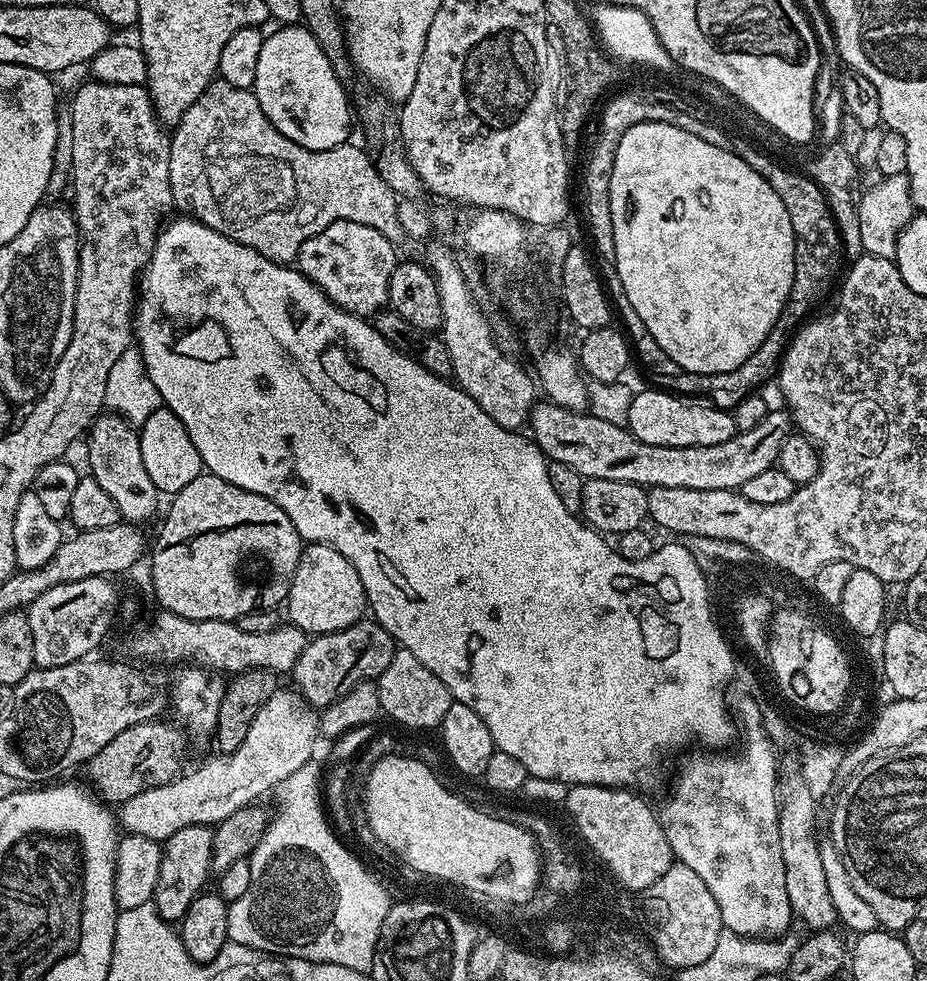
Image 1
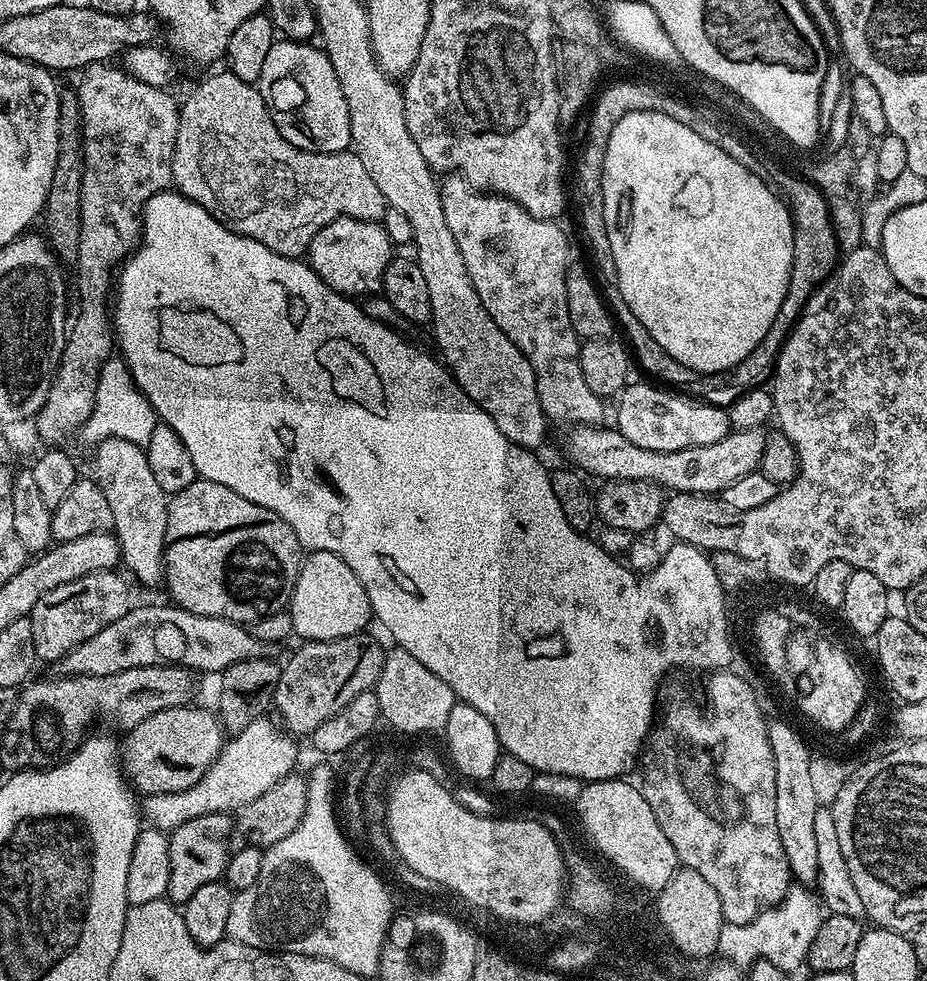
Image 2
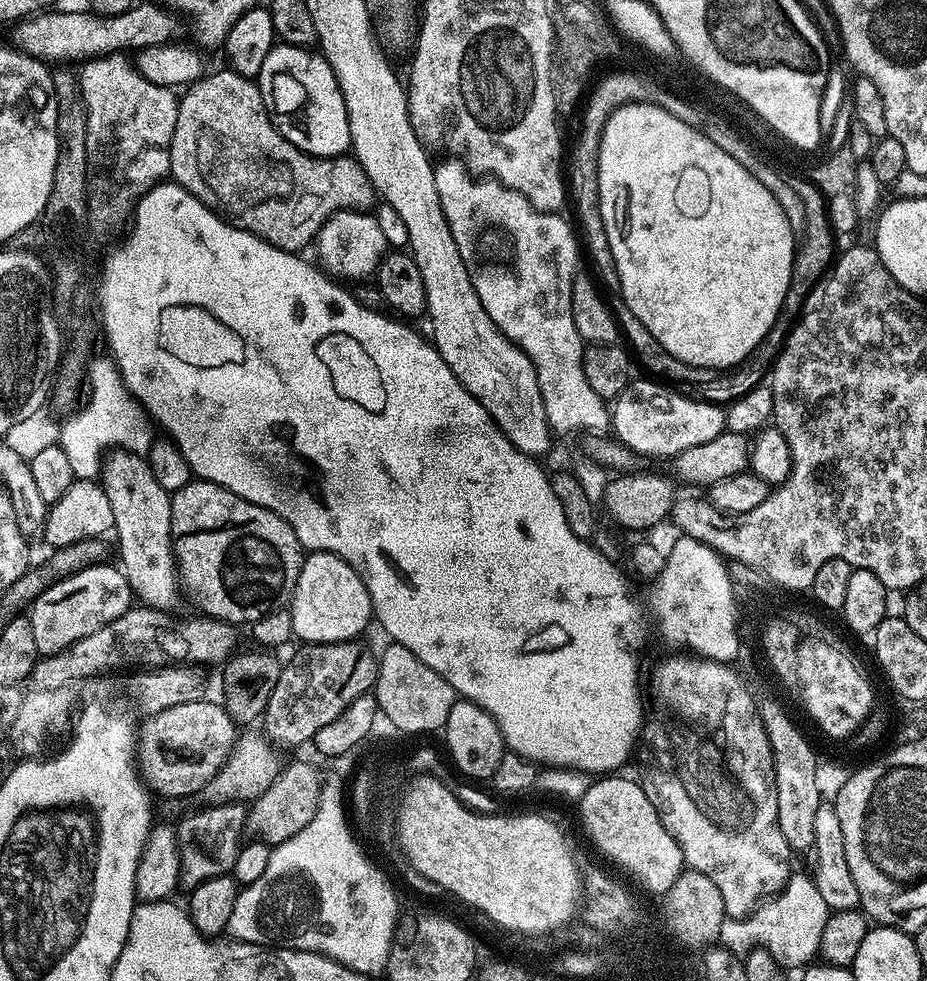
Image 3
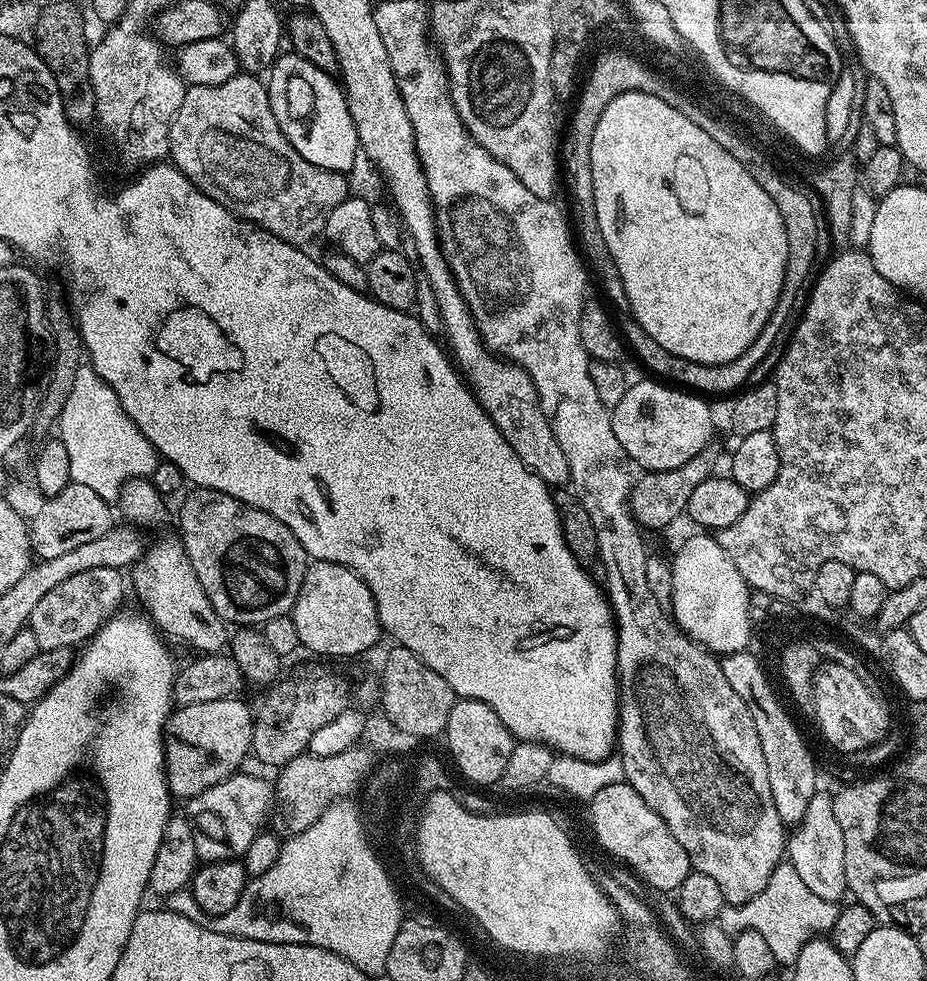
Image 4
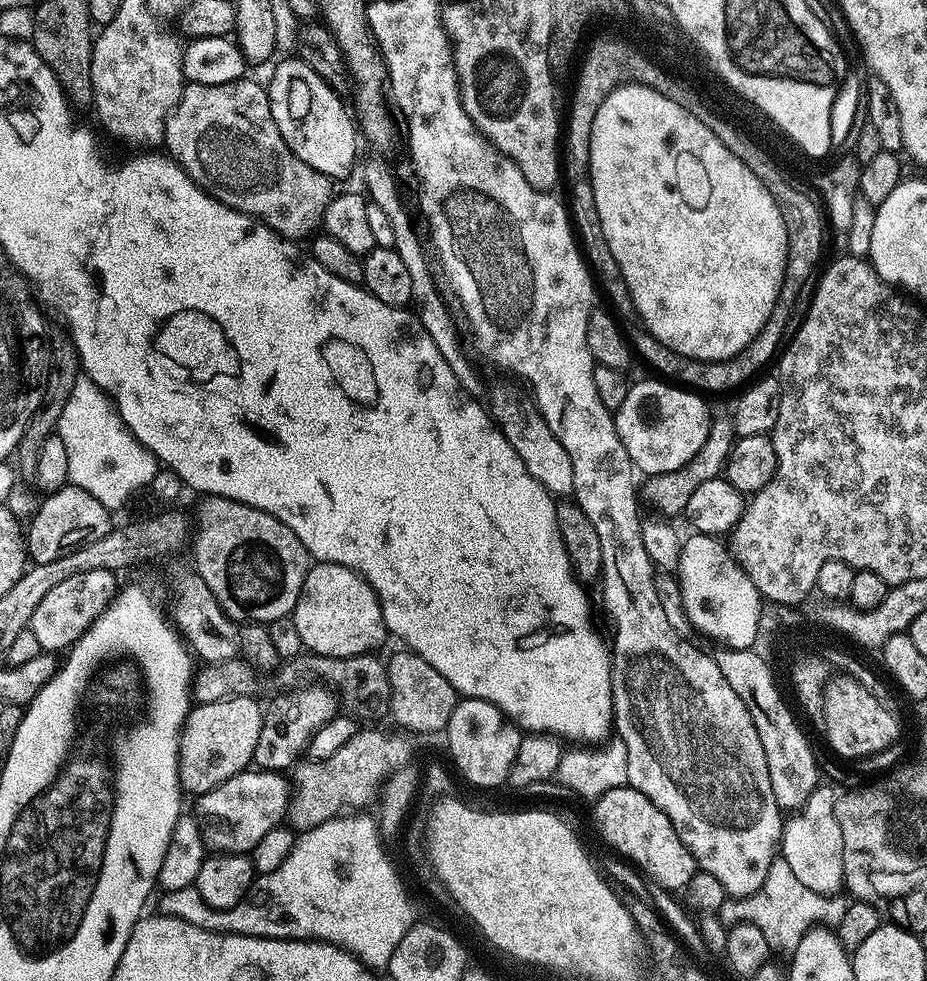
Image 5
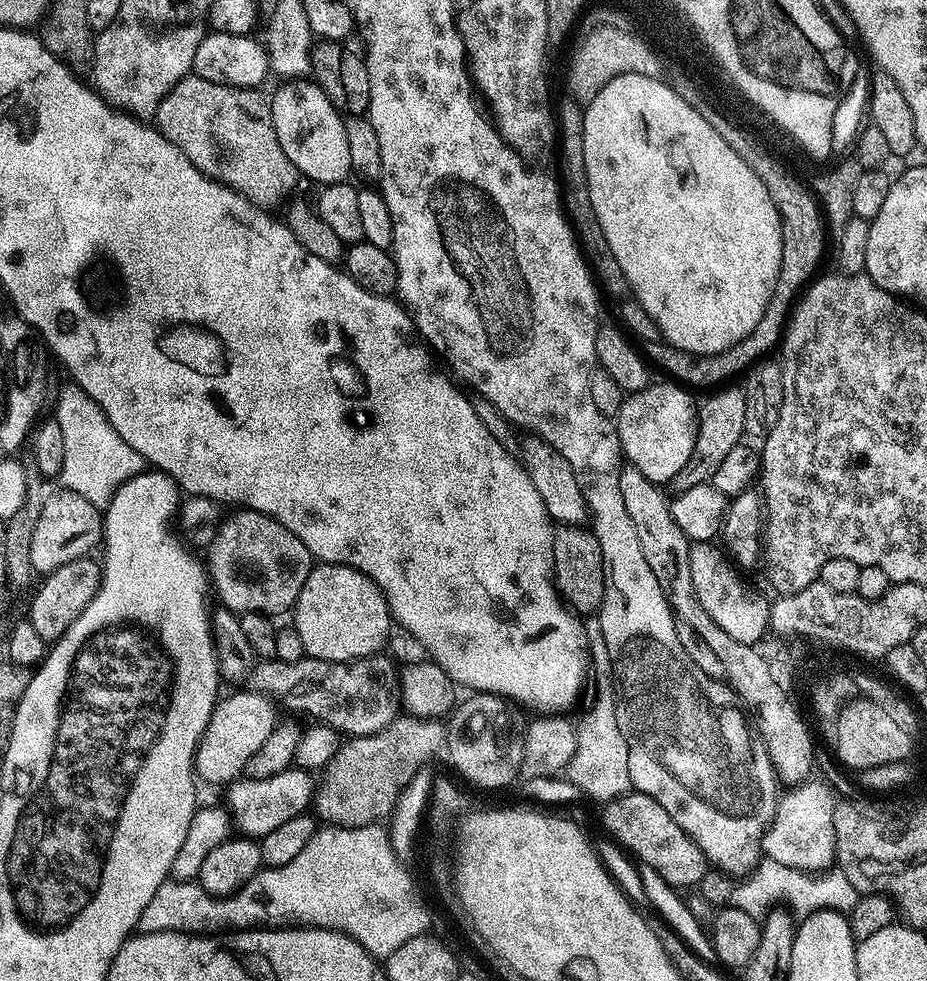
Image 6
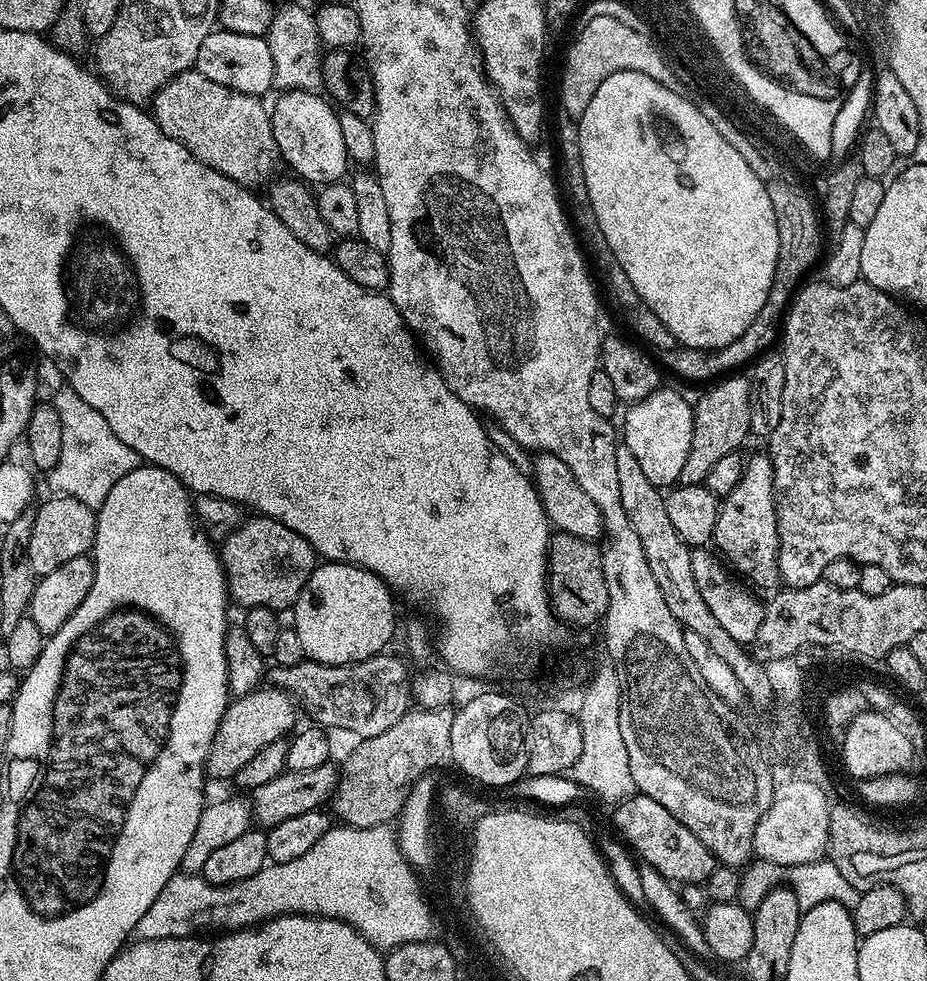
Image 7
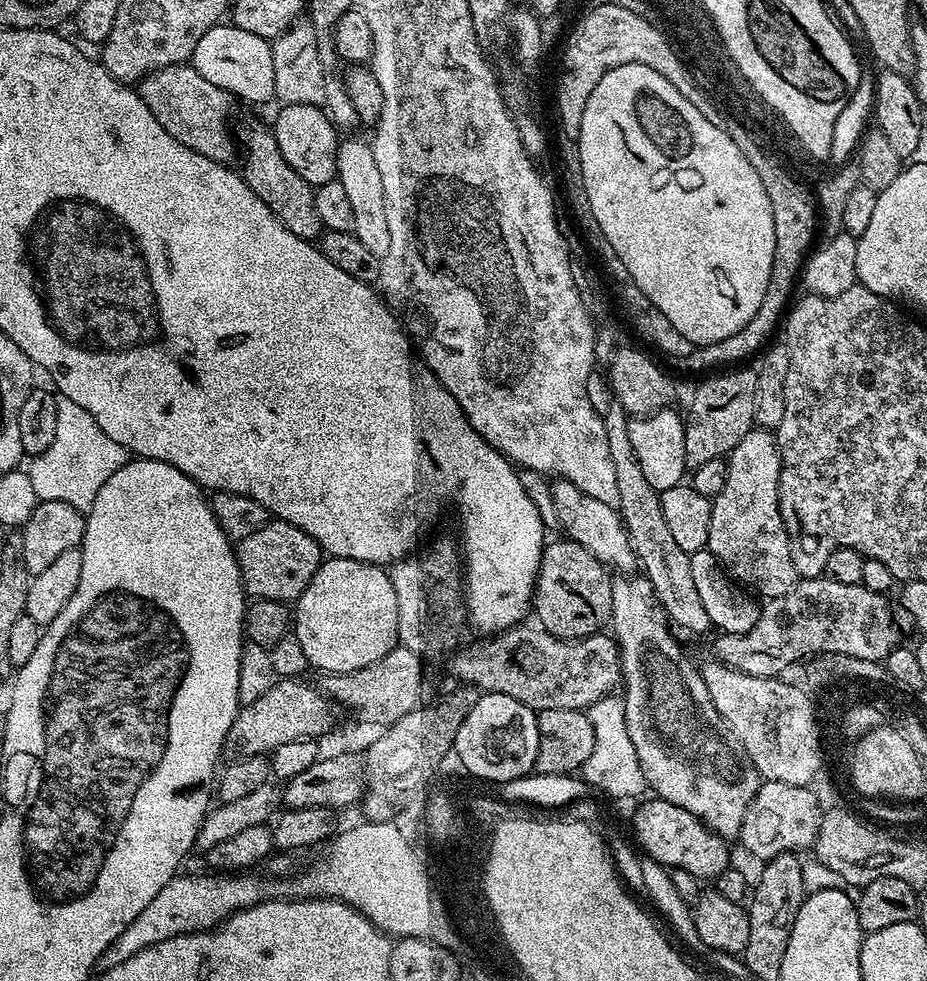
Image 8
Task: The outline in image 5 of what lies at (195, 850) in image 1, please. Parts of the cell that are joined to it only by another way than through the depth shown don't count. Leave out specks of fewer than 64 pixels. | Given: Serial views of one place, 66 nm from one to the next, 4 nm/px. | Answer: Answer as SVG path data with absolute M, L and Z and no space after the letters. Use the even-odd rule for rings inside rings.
M245 770L209 792L195 797L195 815L202 821L209 849L251 854L269 830L281 827L290 812L290 780L287 775L263 770Z

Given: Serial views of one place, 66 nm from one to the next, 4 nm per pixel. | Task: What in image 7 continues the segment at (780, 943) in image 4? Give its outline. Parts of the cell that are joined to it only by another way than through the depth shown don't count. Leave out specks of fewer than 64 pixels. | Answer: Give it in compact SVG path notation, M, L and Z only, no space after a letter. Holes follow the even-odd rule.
M830 858L815 860L813 864L793 864L788 867L769 860L757 859L743 869L740 878L739 903L749 910L755 910L762 902L762 898L766 898L766 894L770 894L772 889L779 888L783 884L791 888L792 893L800 900L801 909L804 910L813 908L824 900L838 902L850 910L858 902L861 894L861 889L846 882L846 874L842 874L842 870L838 870L838 866Z

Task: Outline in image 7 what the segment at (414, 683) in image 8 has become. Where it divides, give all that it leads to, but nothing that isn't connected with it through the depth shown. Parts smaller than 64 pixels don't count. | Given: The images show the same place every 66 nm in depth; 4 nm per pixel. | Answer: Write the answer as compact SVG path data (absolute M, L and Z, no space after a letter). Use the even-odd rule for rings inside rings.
M390 652L350 664L323 664L305 658L298 666L269 667L266 680L271 687L280 688L295 698L299 707L316 719L313 721L317 725L328 730L334 727L354 730L363 738L390 730L390 726L409 711L412 700L410 671Z

